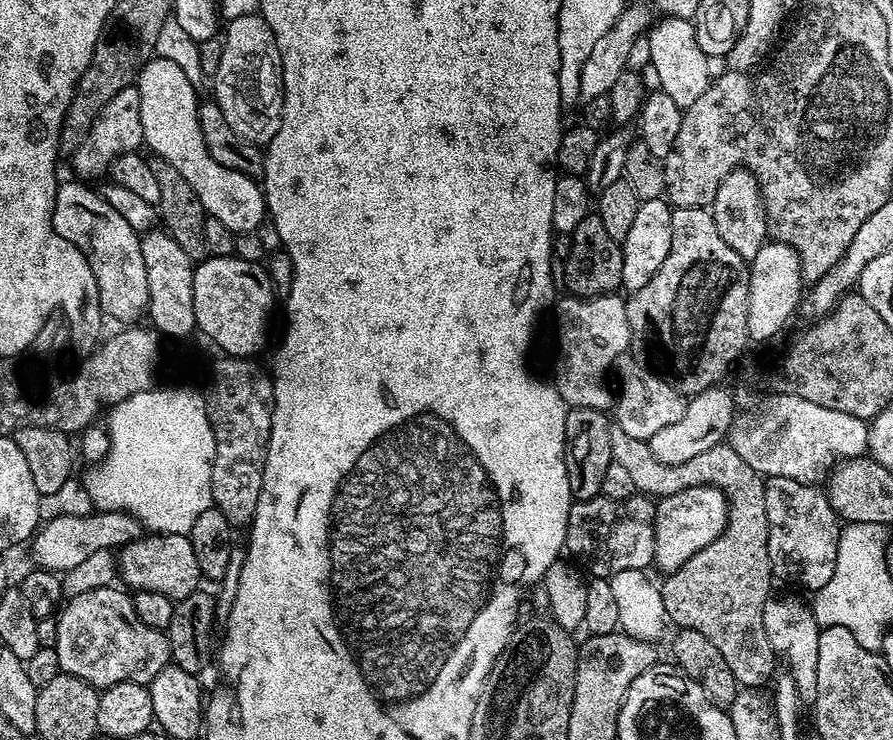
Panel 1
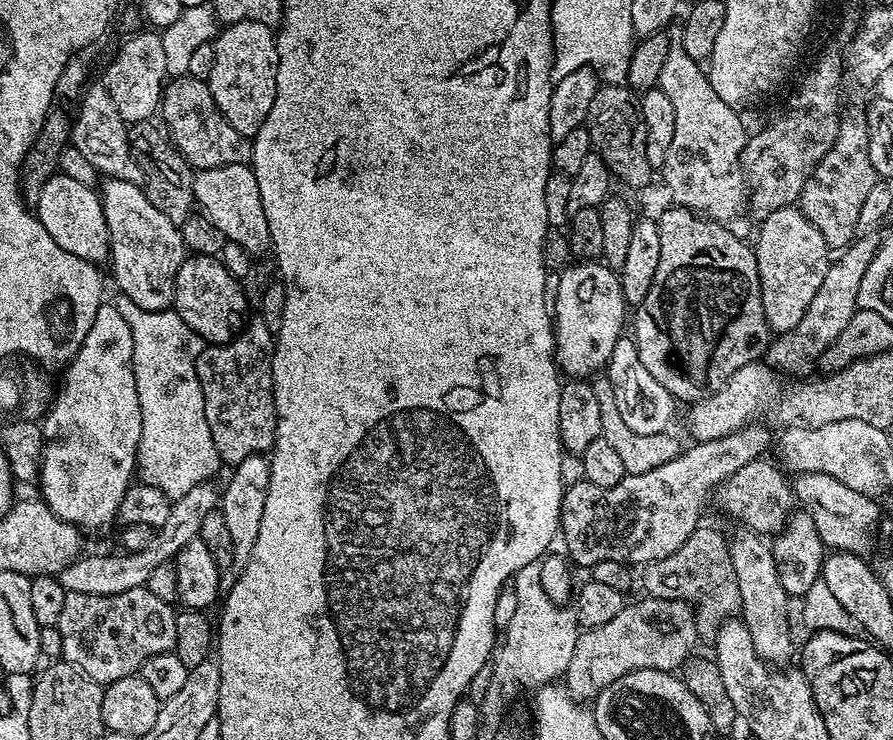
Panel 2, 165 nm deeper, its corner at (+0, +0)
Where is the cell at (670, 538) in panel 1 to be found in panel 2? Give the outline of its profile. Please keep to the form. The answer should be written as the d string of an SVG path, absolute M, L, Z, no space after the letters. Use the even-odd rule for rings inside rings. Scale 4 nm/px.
M761 458L742 466L737 473L724 480L714 494L715 500L718 500L719 506L724 511L740 518L751 531L761 536L779 533L793 513L795 505L795 496L792 495L789 479L784 478L785 473L774 462L773 465L767 460Z

